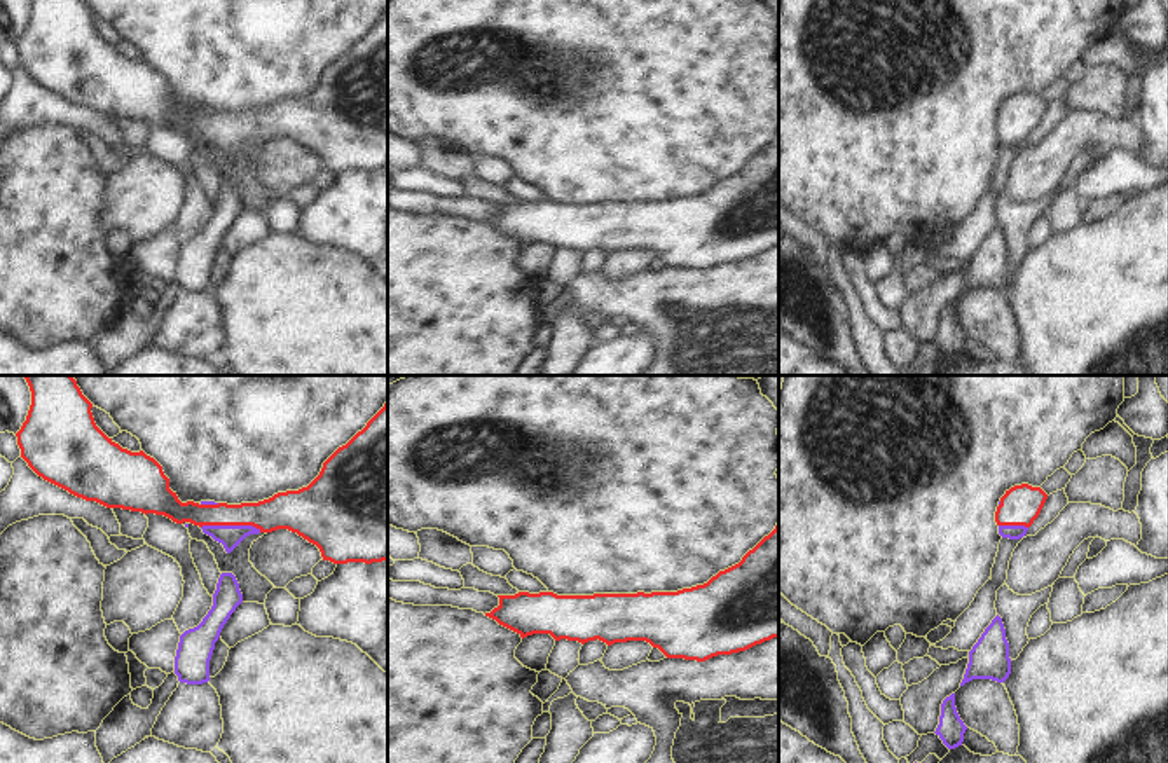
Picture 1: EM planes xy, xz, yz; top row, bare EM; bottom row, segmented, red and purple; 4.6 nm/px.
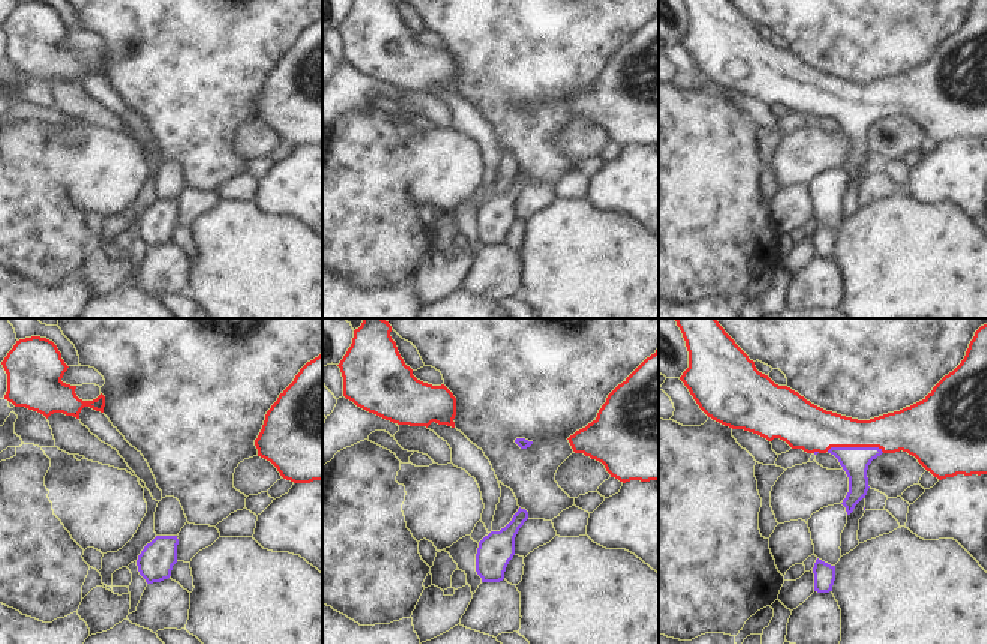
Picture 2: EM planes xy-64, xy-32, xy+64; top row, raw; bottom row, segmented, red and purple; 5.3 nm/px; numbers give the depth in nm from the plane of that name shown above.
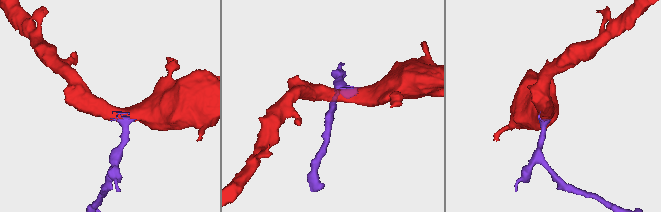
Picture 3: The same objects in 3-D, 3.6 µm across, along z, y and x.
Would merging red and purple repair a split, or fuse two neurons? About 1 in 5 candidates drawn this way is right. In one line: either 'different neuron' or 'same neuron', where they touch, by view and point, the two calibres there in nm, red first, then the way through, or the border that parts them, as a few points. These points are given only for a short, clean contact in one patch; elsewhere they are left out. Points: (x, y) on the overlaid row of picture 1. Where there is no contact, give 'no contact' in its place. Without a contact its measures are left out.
same neuron; meets red in xy at (231, 524); 170 nm thick on the red side, 100 nm on the other; runs through xy (283, 510), (231, 524), (229, 536)

